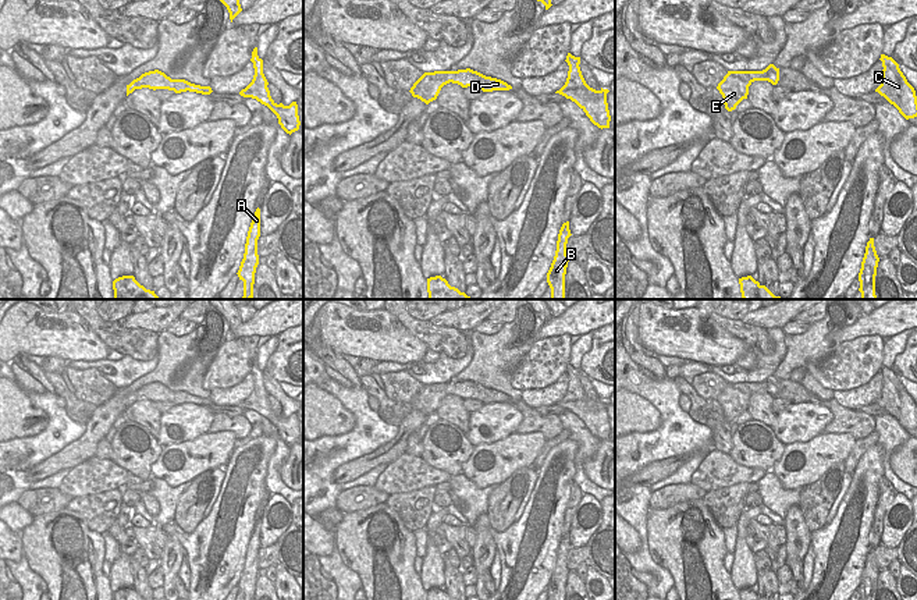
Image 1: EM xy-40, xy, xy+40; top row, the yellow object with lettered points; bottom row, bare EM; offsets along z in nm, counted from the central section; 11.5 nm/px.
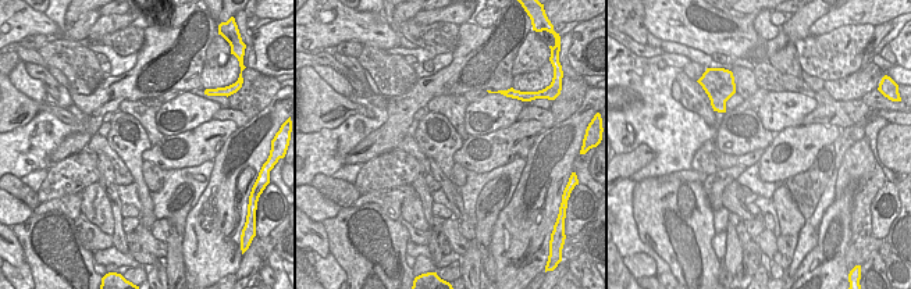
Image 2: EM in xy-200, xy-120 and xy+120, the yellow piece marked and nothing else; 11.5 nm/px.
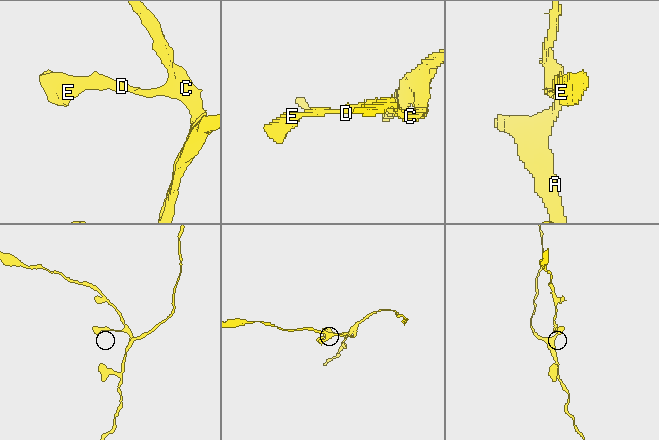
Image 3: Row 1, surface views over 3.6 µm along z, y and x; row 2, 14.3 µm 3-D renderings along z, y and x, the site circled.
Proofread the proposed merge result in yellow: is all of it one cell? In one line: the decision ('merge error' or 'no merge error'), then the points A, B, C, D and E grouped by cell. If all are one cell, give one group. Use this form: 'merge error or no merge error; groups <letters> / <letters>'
no merge error; groups A B C D E

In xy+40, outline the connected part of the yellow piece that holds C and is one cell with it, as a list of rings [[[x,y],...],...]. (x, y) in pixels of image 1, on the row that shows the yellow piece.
[[[881,54],[879,60],[882,61],[884,70],[881,85],[875,92],[893,104],[906,120],[917,117],[916,90],[907,82],[899,64],[885,54]]]

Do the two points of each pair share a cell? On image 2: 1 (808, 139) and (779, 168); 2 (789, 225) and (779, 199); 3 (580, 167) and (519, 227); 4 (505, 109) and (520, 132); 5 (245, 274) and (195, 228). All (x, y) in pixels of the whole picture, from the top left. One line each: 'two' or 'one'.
1: one
2: one
3: two
4: two
5: two

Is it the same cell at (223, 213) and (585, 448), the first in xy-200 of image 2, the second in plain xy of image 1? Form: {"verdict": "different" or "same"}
{"verdict": "different"}

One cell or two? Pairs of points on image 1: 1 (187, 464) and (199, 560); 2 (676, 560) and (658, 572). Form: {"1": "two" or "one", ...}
{"1": "two", "2": "two"}

